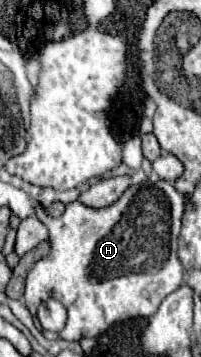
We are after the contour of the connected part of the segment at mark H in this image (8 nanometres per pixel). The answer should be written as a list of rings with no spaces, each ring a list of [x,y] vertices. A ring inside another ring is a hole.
[[[143,180],[129,186],[123,196],[101,210],[81,206],[81,202],[67,204],[65,212],[57,218],[43,212],[39,220],[49,230],[51,252],[35,264],[27,276],[27,292],[23,294],[29,312],[35,316],[41,302],[55,298],[69,314],[65,328],[57,334],[63,340],[95,338],[107,332],[113,324],[131,320],[131,316],[149,316],[145,306],[159,306],[165,296],[183,286],[183,266],[177,258],[177,238],[181,230],[181,216],[185,210],[185,198],[167,180]]]

